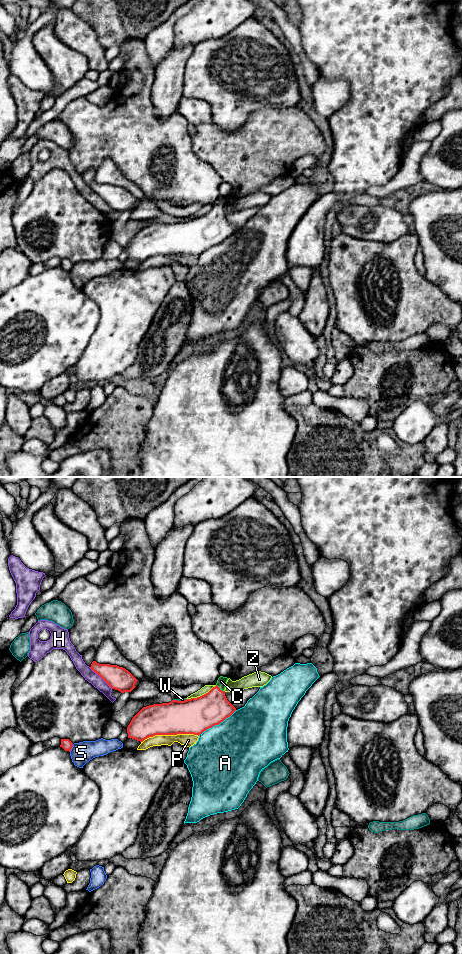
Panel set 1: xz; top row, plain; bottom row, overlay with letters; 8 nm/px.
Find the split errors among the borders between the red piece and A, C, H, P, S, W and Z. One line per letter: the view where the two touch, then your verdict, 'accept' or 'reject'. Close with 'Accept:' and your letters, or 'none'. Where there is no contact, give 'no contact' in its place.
A: xz | reject
C: xz | accept
H: xz | reject
P: xz | reject
S: xz | reject
W: xz | reject
Z: xz | reject
Accept: C

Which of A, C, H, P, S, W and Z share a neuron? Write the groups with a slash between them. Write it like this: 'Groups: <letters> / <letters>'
Groups: A / C / H / P / S / W / Z

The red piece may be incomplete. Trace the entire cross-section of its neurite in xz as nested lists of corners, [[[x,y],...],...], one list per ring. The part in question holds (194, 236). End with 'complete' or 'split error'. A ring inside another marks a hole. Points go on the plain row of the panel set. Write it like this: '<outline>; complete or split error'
[[[220,196],[216,206],[208,213],[184,221],[172,220],[169,223],[153,224],[143,227],[127,247],[128,258],[143,262],[155,255],[194,254],[200,255],[209,248],[219,245],[230,237],[236,228],[225,216],[225,204],[229,198]]]; split error

